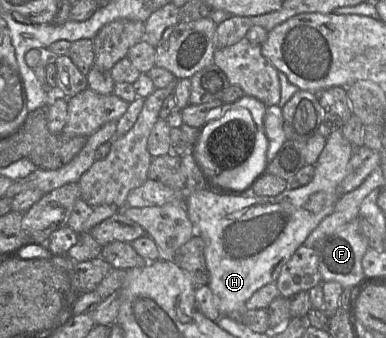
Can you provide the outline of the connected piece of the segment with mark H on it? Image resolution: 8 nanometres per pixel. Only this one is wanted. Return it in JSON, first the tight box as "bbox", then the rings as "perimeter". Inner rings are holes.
{"bbox":[185,130,354,316],"perimeter":[[[334,130],[326,140],[324,149],[314,164],[314,176],[308,184],[286,189],[275,196],[219,195],[200,190],[186,195],[185,208],[196,233],[204,241],[204,256],[209,272],[208,286],[220,316],[232,312],[243,312],[247,300],[263,286],[275,282],[282,267],[293,253],[303,245],[309,234],[329,215],[339,199],[339,185],[345,177],[347,165],[354,152],[352,144],[344,137],[342,130]]]}

